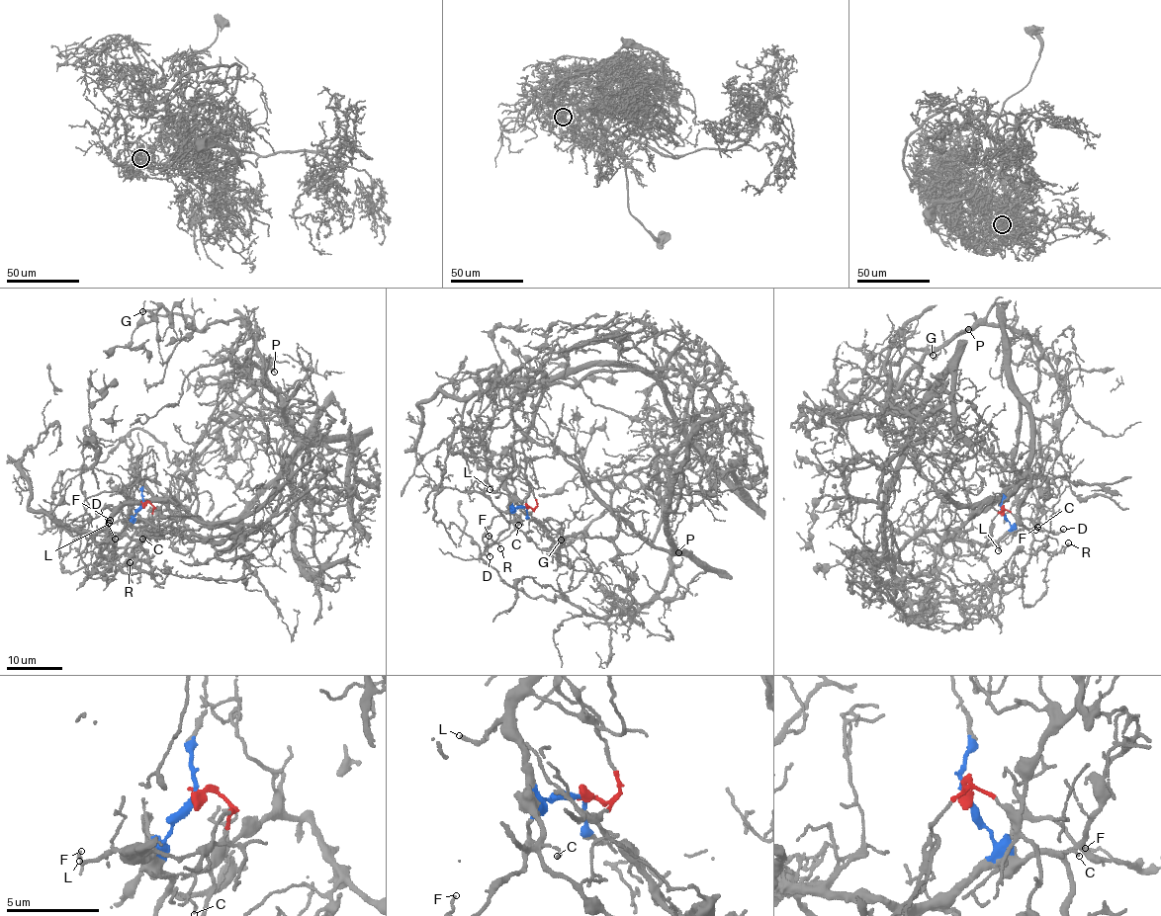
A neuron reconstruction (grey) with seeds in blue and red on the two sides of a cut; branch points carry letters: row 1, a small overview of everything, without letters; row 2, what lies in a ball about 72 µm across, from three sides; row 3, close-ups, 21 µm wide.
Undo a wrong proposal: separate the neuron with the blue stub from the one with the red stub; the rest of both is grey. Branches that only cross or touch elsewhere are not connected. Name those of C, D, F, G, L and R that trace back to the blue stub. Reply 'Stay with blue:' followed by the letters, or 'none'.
Stay with blue: C, D, F, G, L, R

